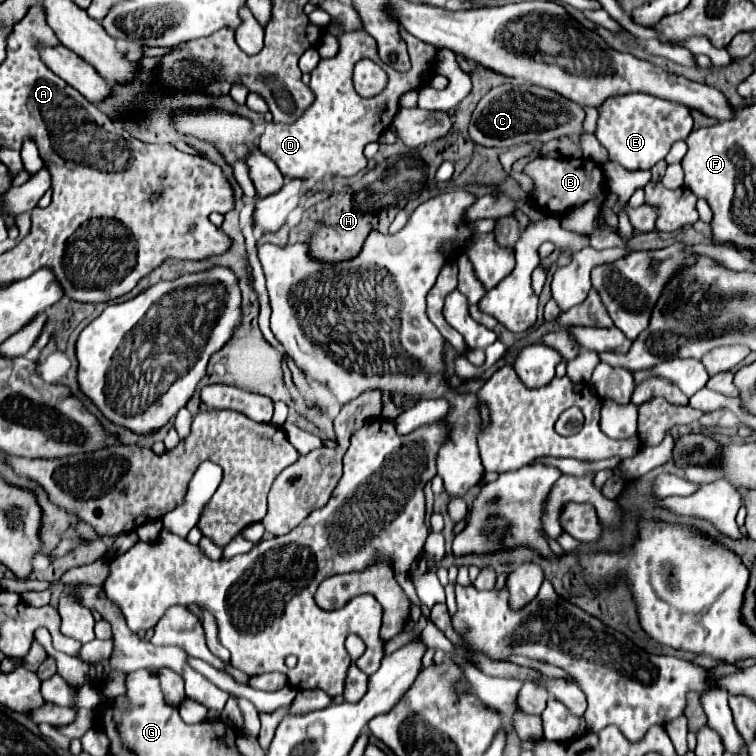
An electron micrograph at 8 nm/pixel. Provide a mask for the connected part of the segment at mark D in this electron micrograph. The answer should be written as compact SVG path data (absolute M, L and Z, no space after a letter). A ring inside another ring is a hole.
M403 28L401 32L403 38L407 40L409 54L413 58L411 72L401 74L389 68L387 64L381 64L377 54L377 44L365 30L339 36L339 46L341 46L339 54L335 58L321 60L317 68L311 72L309 88L315 94L313 104L291 124L275 124L275 122L265 124L265 132L259 138L259 150L277 164L283 176L321 182L325 176L351 178L367 168L367 158L363 154L363 148L369 142L377 142L379 134L391 126L391 116L395 116L395 112L399 110L397 104L399 96L419 86L419 74L431 70L431 62L435 56L435 46L417 40L415 36L407 34ZM361 58L373 60L389 76L387 88L372 98L363 98L353 90L351 72L355 62L359 62Z

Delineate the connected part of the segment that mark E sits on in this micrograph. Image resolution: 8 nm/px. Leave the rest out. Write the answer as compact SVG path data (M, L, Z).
M643 92L611 96L597 106L597 112L595 136L609 152L609 160L625 170L651 170L659 160L665 160L673 142L685 140L693 130L693 118L687 106Z

